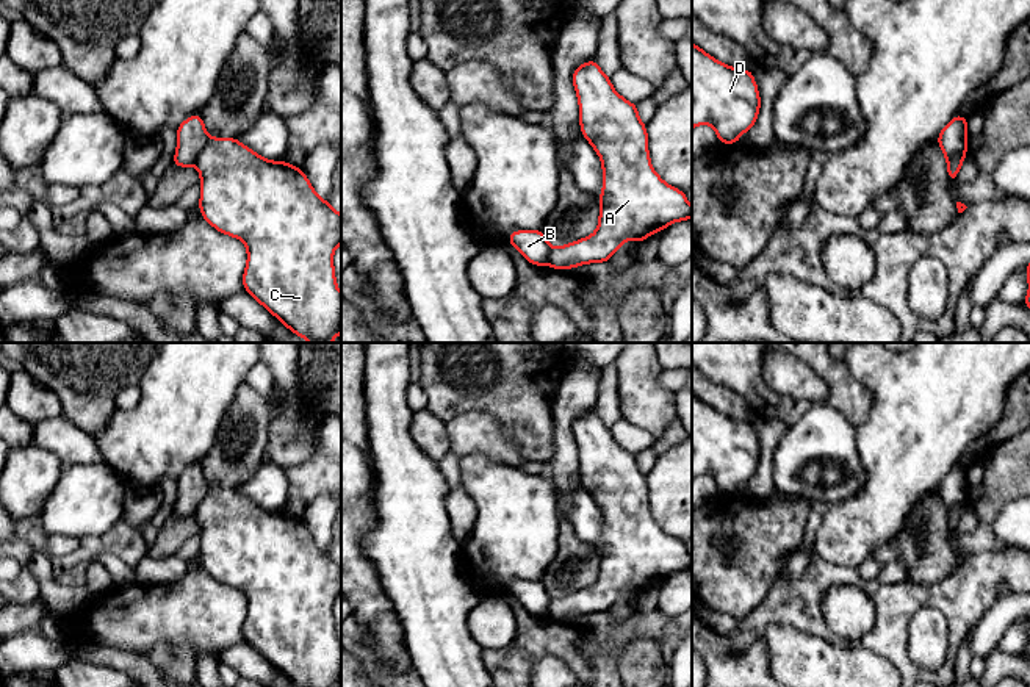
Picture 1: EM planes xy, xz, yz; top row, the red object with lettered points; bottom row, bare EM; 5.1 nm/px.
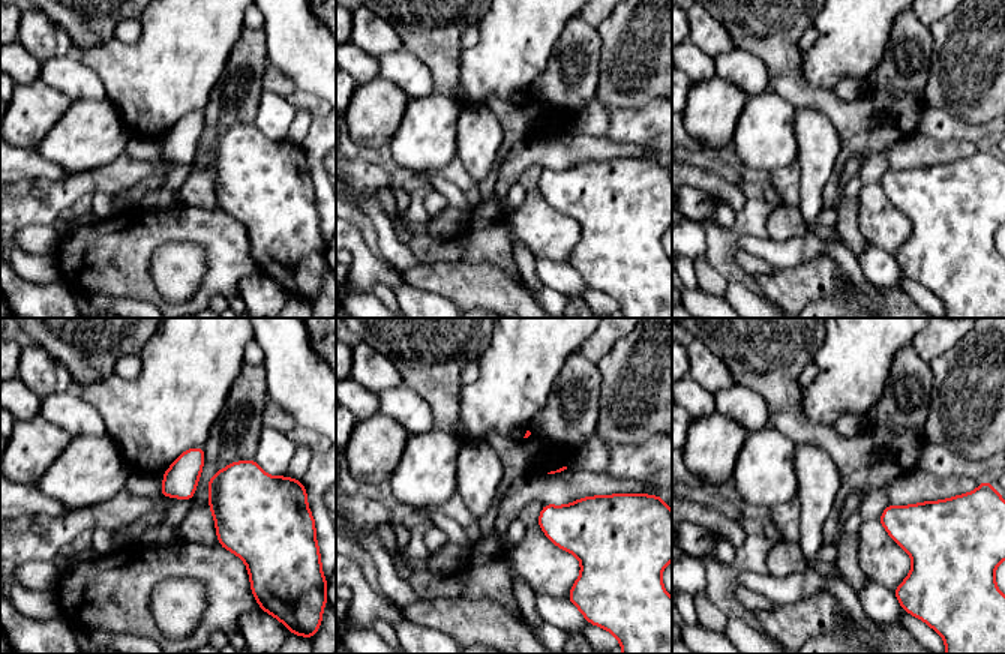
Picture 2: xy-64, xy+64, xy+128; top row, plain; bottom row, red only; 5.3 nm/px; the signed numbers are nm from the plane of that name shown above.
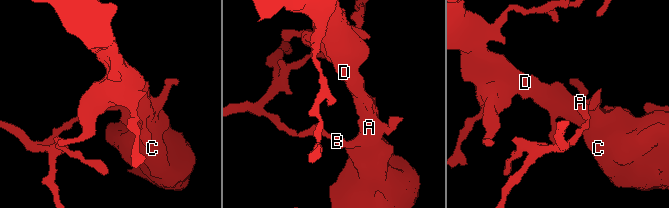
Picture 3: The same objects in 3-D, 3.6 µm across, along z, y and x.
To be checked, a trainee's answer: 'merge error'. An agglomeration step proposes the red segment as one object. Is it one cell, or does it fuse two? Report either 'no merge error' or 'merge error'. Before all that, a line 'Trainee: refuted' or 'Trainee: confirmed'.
Trainee: confirmed
merge error

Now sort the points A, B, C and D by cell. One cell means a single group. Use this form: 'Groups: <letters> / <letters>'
Groups: A C D / B

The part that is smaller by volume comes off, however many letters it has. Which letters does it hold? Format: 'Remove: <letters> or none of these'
Remove: B

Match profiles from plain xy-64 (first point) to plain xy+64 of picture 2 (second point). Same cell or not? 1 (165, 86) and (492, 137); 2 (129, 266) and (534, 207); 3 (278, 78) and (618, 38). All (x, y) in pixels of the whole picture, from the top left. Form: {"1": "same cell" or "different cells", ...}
{"1": "different cells", "2": "same cell", "3": "same cell"}

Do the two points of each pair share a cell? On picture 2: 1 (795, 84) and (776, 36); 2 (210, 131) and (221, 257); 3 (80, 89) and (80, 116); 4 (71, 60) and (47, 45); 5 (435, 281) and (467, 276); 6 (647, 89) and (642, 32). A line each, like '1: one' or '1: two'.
1: one
2: two
3: two
4: two
5: one
6: one

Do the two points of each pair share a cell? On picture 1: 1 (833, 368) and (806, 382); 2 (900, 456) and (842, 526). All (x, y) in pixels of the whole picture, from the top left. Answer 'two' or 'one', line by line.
1: two
2: one

